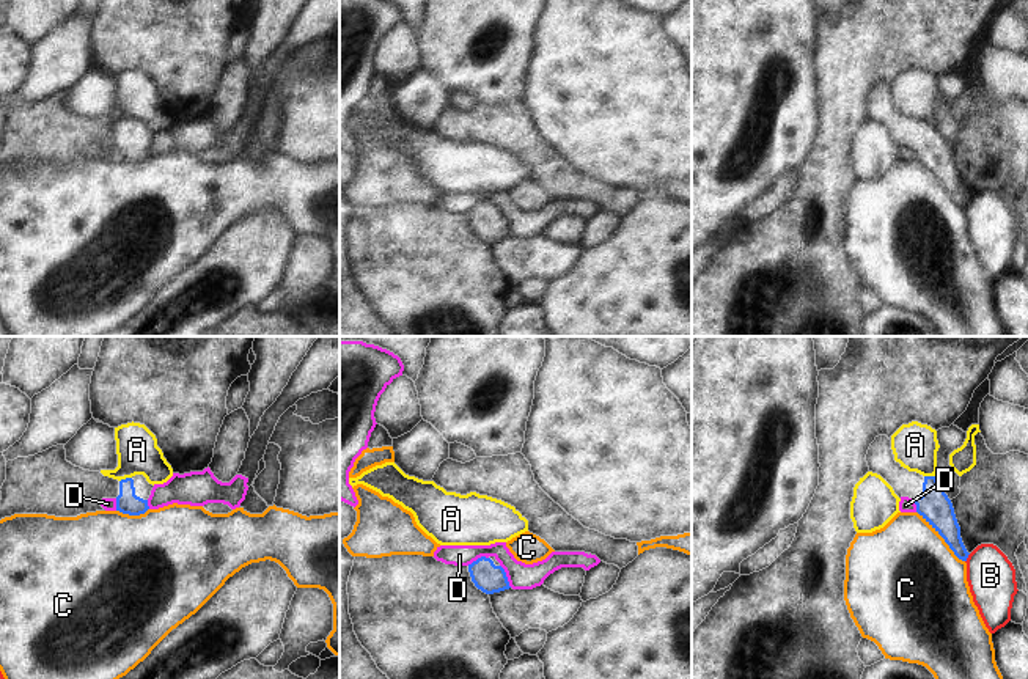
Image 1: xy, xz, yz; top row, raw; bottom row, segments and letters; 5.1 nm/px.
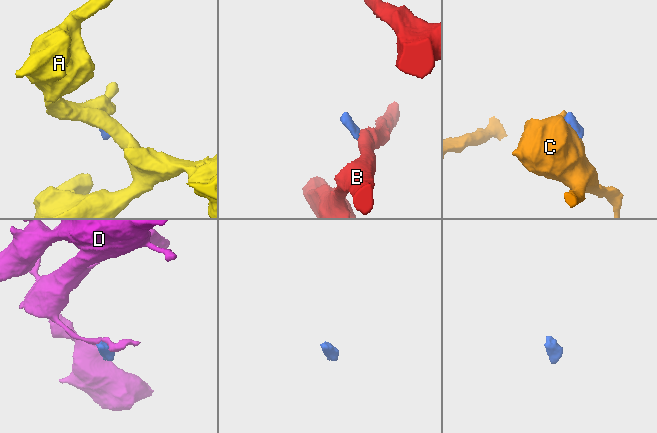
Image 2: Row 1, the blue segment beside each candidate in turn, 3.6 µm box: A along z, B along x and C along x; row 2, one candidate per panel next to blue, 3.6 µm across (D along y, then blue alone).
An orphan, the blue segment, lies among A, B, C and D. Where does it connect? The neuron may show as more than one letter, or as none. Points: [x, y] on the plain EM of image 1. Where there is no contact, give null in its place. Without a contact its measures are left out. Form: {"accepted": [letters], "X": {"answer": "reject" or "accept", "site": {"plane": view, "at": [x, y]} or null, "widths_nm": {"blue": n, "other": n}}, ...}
{"accepted": [], "A": {"answer": "reject", "site": {"plane": "xy", "at": [126, 126]}, "widths_nm": {"blue": 110, "other": 220}}, "B": {"answer": "reject", "site": {"plane": "yz", "at": [967, 205]}, "widths_nm": {"blue": 140, "other": 240}}, "C": {"answer": "reject", "site": {"plane": "yz", "at": [942, 184]}, "widths_nm": {"blue": 160, "other": 500}}, "D": {"answer": "reject", "site": {"plane": "xz", "at": [505, 223]}, "widths_nm": {"blue": 150, "other": 140}}}

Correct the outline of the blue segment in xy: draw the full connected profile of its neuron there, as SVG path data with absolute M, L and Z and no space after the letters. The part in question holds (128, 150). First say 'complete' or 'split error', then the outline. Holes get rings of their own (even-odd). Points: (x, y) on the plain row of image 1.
split error; M135 123L119 129L119 143L116 145L116 159L129 163L145 162L152 132L143 123Z

